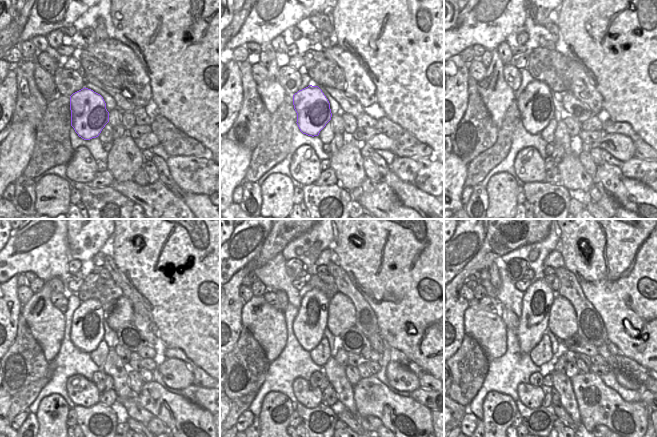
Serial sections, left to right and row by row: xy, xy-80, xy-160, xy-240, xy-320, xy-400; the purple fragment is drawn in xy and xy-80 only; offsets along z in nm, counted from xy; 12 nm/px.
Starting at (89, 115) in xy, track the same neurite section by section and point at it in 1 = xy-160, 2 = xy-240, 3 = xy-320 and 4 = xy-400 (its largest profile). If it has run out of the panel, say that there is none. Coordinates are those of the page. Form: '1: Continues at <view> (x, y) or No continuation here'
1: Continues at xy-160 (535, 104)
2: Continues at xy-240 (87, 331)
3: Continues at xy-320 (309, 325)
4: Continues at xy-400 (537, 300)

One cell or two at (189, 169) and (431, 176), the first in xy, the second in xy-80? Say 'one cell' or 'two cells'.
one cell

